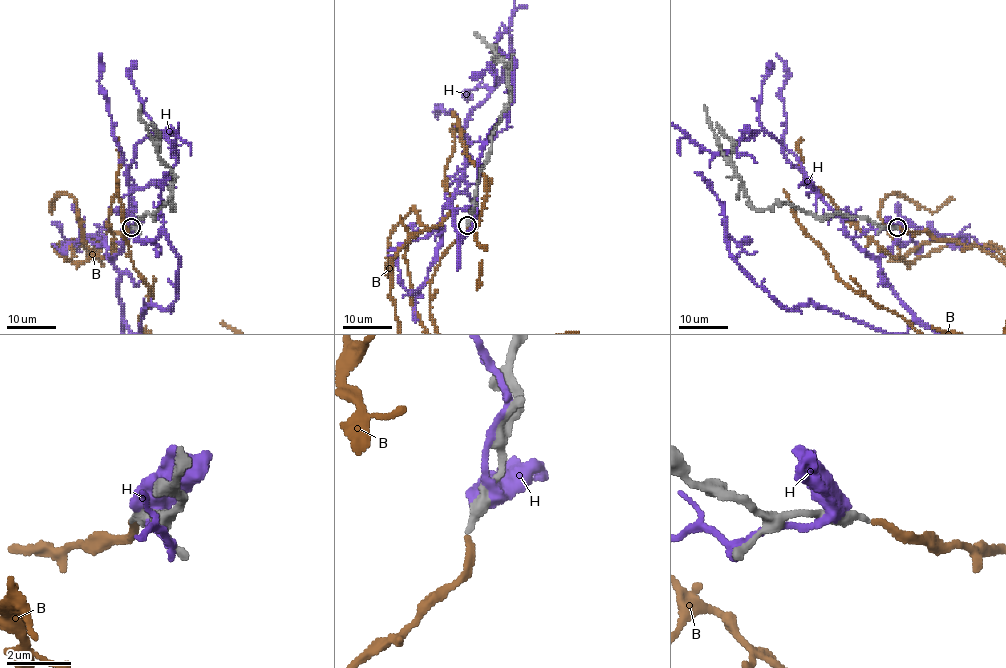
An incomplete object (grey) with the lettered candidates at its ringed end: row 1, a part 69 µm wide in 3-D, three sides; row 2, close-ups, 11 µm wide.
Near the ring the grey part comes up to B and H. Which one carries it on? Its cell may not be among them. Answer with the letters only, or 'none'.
B

